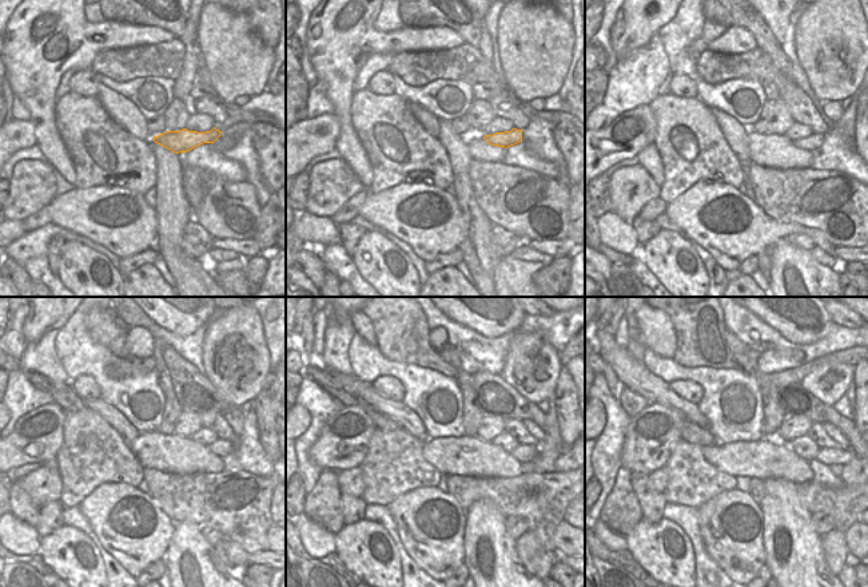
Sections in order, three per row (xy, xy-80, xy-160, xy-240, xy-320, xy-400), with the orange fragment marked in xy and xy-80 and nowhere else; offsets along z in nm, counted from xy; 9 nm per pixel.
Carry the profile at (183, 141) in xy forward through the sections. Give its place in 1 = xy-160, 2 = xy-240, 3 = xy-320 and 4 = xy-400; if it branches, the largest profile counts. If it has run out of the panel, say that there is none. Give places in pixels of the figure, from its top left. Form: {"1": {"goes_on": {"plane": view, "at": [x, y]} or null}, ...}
{"1": {"goes_on": {"plane": "xy-160", "at": [815, 141]}}, "2": {"goes_on": {"plane": "xy-240", "at": [221, 448]}}, "3": {"goes_on": {"plane": "xy-320", "at": [524, 453]}}, "4": {"goes_on": {"plane": "xy-400", "at": [829, 456]}}}

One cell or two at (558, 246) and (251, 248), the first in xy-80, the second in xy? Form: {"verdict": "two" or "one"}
{"verdict": "one"}

